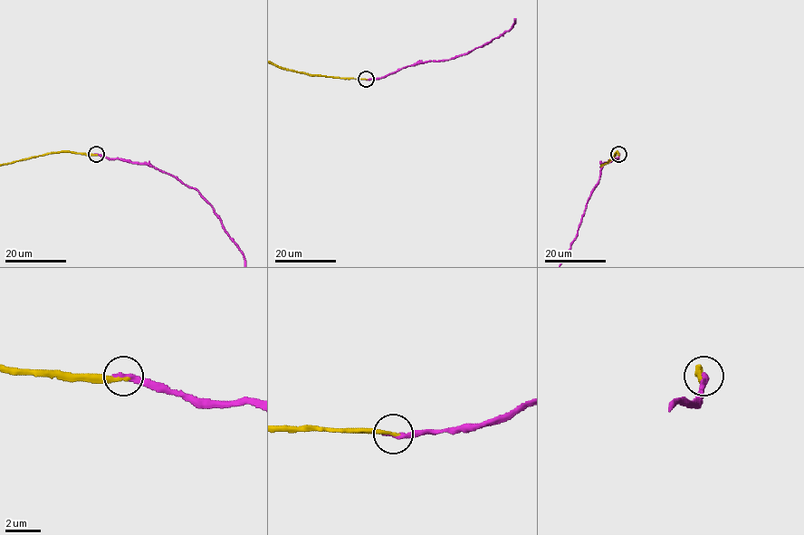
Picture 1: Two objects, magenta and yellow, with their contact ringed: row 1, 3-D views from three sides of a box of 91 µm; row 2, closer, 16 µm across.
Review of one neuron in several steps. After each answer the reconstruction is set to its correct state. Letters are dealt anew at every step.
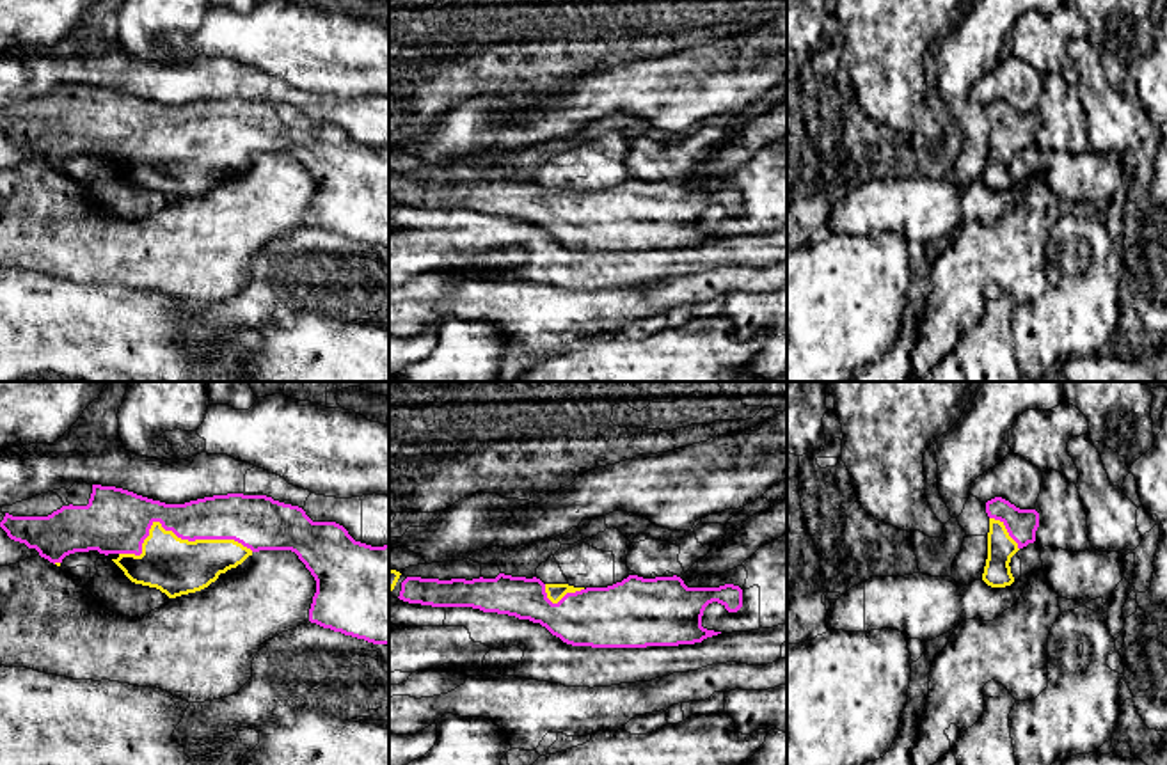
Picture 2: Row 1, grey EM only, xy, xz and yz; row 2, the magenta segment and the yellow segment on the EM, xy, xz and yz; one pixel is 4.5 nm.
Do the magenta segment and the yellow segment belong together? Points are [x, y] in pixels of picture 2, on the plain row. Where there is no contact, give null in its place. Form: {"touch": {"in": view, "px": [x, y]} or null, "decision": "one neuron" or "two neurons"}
{"touch": {"in": "xy", "px": [178, 139]}, "decision": "one neuron"}

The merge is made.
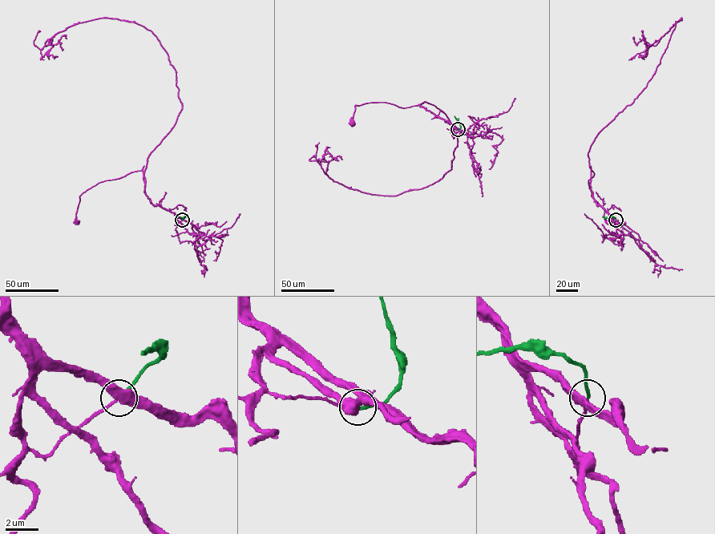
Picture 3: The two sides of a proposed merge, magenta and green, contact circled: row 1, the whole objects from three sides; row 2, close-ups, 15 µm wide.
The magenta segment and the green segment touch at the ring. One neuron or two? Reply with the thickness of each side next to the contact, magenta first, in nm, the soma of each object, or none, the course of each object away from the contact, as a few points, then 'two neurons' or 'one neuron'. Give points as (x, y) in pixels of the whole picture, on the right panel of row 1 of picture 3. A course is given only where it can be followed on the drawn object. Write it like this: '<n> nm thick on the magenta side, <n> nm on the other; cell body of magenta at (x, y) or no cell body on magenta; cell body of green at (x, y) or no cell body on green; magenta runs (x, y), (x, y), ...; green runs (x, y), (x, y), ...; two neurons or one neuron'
110 nm thick on the magenta side, 170 nm on the other; cell body of magenta at (610, 222); no cell body on green; magenta runs (616, 220), (615, 224), (593, 197), (591, 170), (591, 196), (610, 221); green runs (616, 220), (614, 216), (602, 216); one neuron

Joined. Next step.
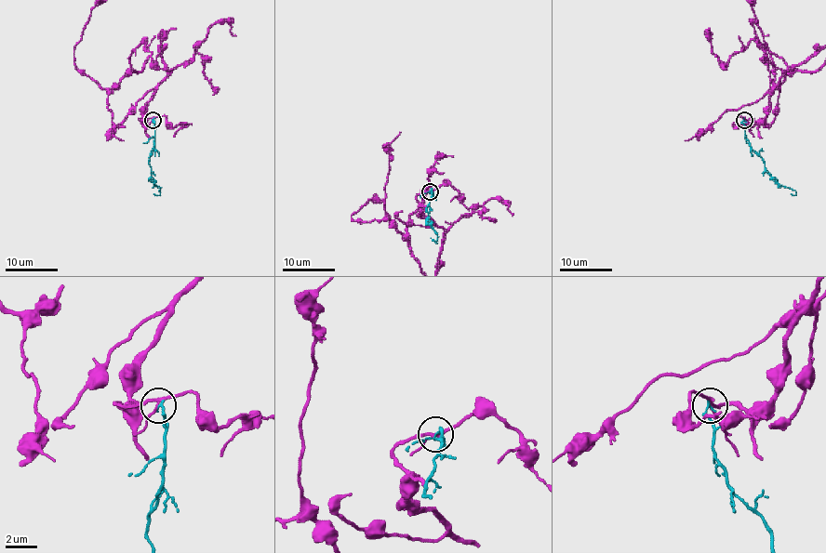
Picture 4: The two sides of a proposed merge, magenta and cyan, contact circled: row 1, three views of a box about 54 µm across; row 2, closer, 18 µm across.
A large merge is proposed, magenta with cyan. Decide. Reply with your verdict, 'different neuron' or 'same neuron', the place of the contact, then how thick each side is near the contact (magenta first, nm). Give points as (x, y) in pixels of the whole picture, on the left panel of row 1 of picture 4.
different neuron; at (153, 120); 170 nm thick on the magenta side, 160 nm on the other

